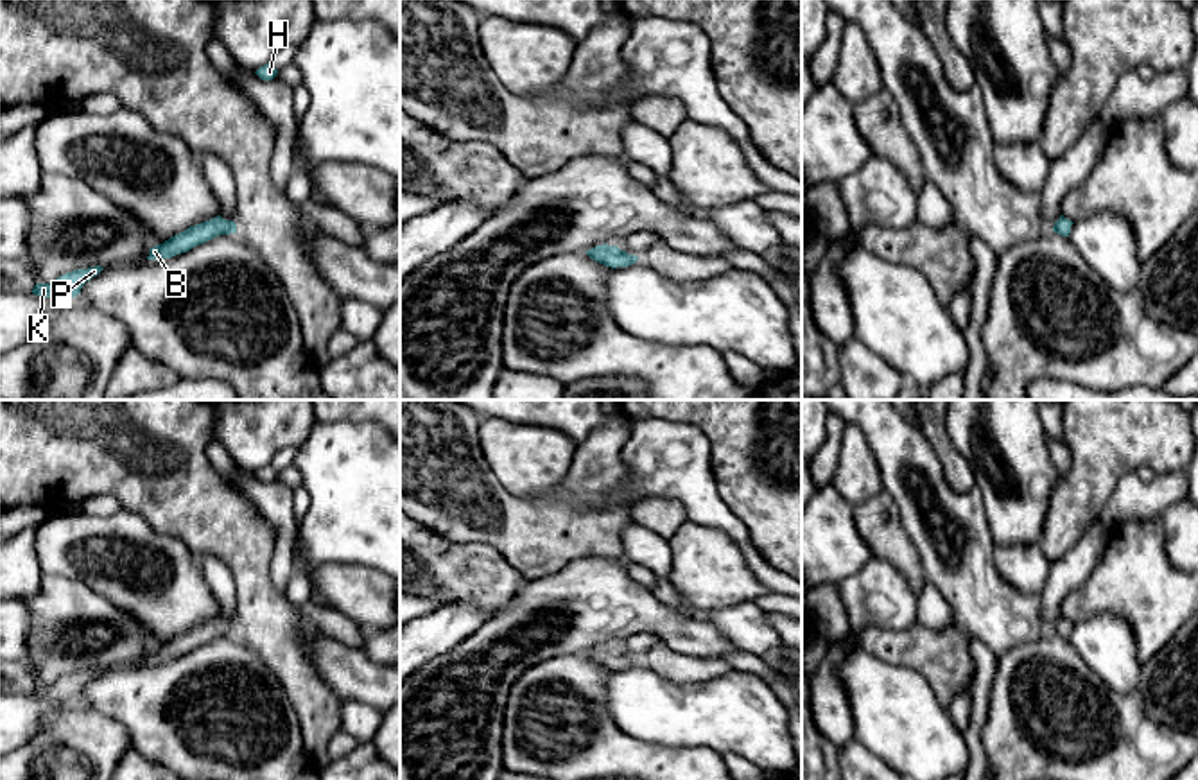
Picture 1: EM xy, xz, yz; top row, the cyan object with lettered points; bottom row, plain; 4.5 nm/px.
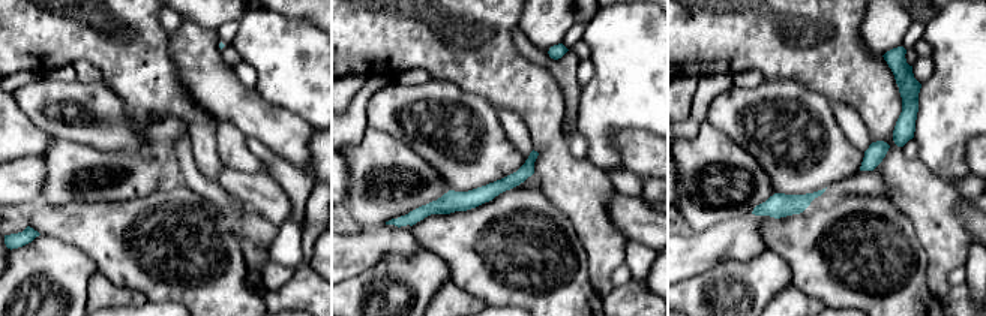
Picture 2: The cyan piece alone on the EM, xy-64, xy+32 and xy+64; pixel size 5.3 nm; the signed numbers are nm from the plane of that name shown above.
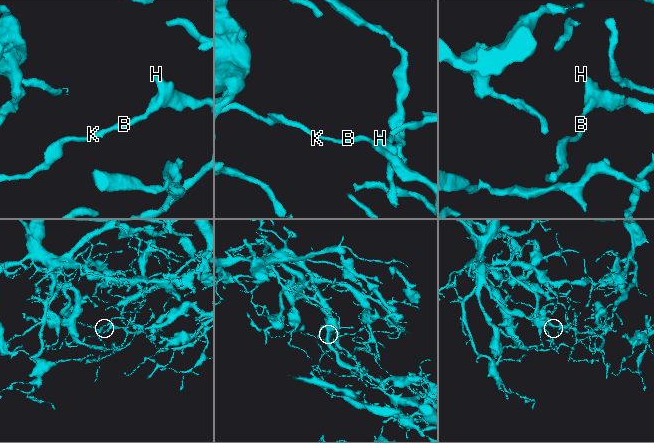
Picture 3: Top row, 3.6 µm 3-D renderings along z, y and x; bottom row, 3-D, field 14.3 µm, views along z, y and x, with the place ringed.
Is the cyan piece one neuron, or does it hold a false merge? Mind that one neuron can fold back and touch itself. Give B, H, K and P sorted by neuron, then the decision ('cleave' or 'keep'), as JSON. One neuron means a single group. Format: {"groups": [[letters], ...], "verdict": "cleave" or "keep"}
{"groups": [["B", "K", "P"], ["H"]], "verdict": "cleave"}

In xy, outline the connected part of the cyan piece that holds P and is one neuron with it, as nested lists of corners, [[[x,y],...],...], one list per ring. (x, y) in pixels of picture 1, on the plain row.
[[[95,667],[88,671],[77,671],[56,680],[50,685],[36,685],[32,696],[39,699],[75,699],[86,683],[97,678],[104,669]]]

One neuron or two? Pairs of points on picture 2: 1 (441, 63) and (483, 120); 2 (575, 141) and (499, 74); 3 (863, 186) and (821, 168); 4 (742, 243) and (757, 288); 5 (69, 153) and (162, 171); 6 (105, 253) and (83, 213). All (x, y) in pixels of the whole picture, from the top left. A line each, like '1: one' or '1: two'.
1: two
2: two
3: two
4: two
5: one
6: one

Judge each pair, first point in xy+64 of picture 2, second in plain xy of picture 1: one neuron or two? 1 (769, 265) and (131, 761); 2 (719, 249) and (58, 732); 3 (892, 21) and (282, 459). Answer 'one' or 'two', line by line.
1: two
2: two
3: two

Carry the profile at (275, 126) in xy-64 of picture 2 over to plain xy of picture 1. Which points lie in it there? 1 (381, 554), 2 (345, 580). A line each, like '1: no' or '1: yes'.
1: no
2: yes

